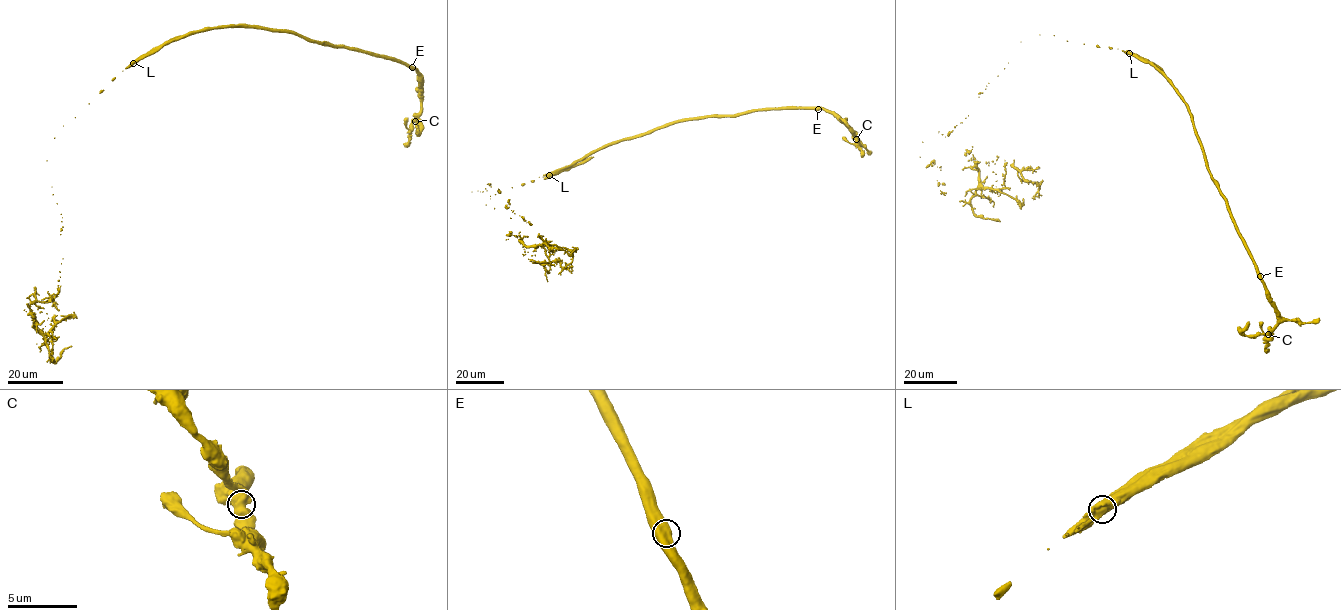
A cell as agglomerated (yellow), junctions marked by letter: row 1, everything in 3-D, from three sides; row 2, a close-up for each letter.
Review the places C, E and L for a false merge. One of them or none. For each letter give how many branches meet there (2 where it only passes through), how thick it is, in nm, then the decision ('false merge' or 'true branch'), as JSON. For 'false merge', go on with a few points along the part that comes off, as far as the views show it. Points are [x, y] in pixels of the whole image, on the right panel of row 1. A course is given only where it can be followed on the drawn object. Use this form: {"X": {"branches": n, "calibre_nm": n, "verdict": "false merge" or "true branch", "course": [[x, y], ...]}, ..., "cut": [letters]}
{"C": {"branches": 2, "calibre_nm": 650, "verdict": "true branch"}, "E": {"branches": 2, "calibre_nm": 800, "verdict": "true branch"}, "L": {"branches": 2, "calibre_nm": 800, "verdict": "false merge", "course": [[1129, 53], [1149, 62], [1165, 75]]}, "cut": ["L"]}

